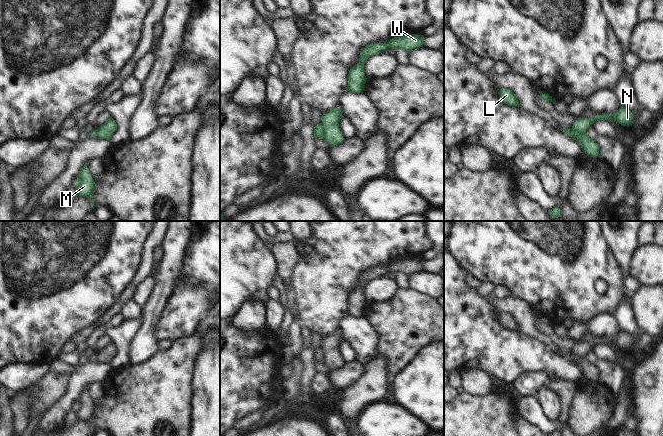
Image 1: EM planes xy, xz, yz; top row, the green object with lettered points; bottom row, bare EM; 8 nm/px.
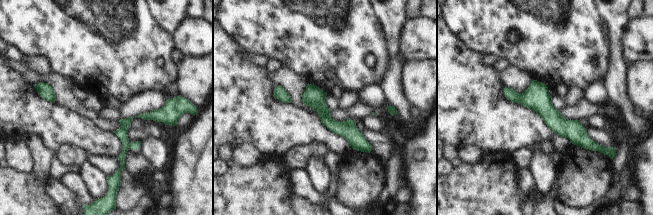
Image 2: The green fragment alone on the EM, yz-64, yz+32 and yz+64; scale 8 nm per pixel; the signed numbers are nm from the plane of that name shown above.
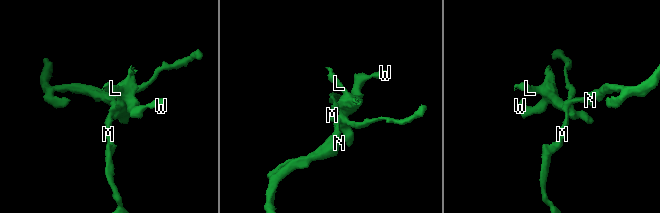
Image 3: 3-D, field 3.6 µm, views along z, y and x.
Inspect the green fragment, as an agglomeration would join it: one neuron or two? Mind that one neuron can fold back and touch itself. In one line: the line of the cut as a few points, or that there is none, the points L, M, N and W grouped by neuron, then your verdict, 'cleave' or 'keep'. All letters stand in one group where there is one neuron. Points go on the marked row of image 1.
cut yz (571, 128), (577, 135), (585, 132); groups L W / M N; cleave

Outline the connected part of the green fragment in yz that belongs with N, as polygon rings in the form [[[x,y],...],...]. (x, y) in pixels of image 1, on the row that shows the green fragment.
[[[620,106],[619,110],[615,114],[602,113],[601,115],[597,115],[592,118],[578,118],[572,126],[572,129],[577,135],[575,140],[579,135],[586,132],[591,124],[593,125],[599,120],[614,120],[616,123],[629,127],[632,123],[634,123],[634,115],[630,110]]]

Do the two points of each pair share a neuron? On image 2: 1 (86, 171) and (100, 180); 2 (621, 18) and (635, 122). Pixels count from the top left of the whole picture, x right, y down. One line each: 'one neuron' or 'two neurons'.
1: one neuron
2: one neuron

